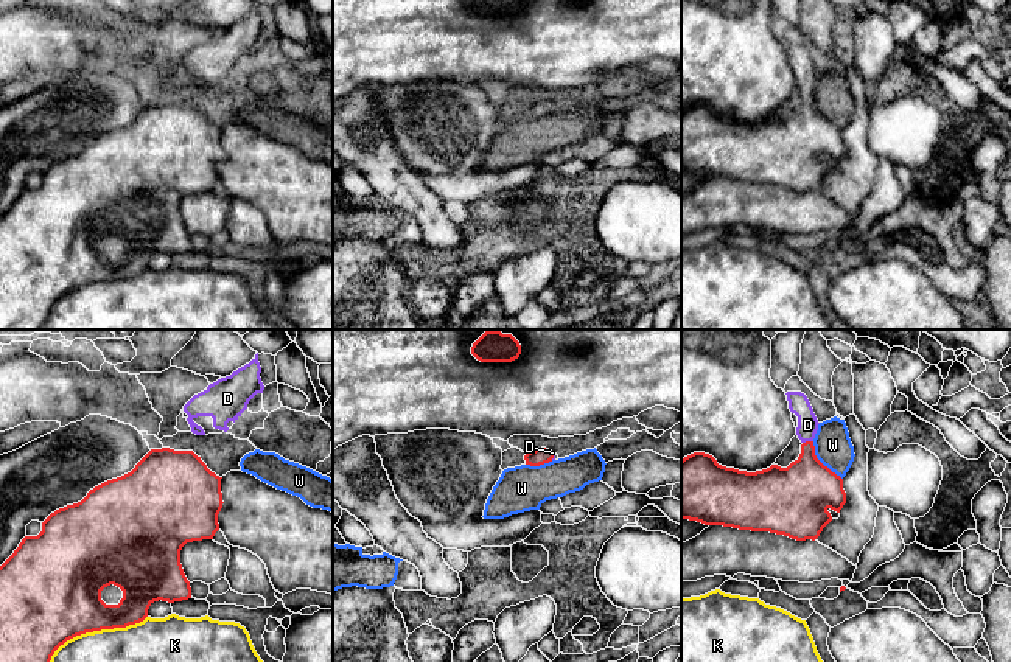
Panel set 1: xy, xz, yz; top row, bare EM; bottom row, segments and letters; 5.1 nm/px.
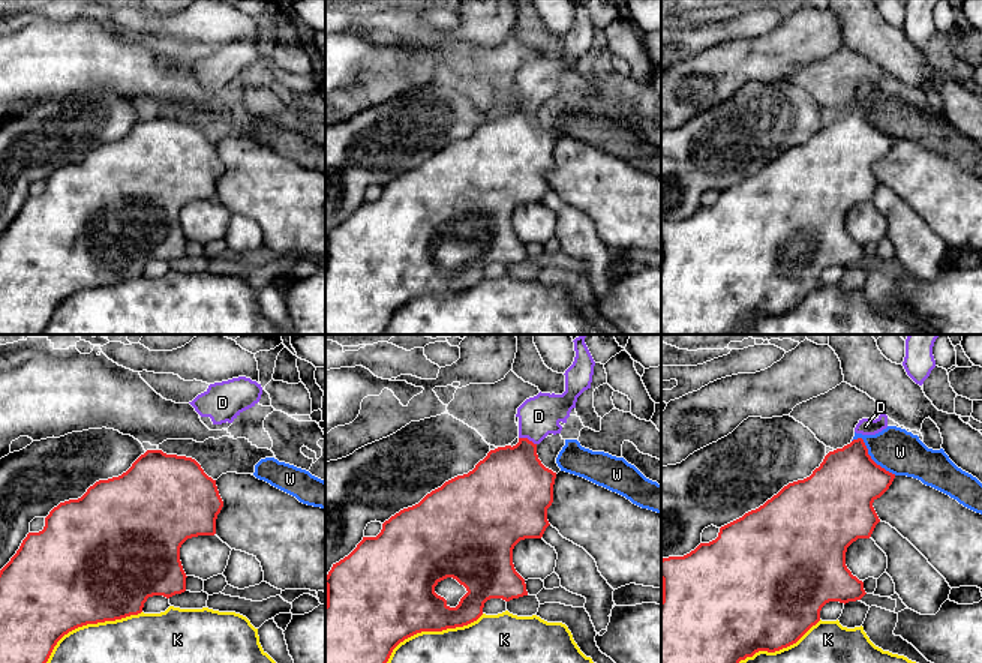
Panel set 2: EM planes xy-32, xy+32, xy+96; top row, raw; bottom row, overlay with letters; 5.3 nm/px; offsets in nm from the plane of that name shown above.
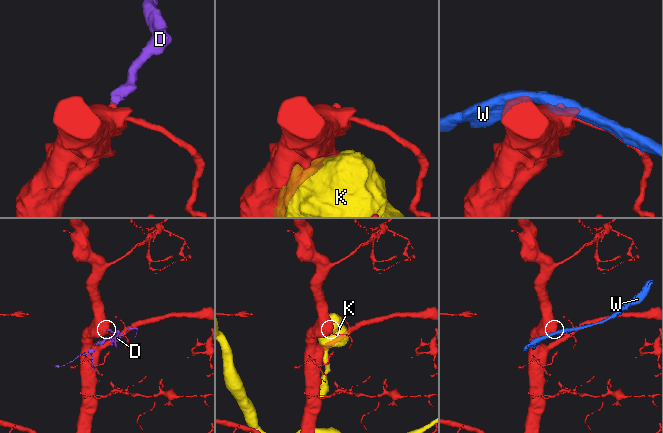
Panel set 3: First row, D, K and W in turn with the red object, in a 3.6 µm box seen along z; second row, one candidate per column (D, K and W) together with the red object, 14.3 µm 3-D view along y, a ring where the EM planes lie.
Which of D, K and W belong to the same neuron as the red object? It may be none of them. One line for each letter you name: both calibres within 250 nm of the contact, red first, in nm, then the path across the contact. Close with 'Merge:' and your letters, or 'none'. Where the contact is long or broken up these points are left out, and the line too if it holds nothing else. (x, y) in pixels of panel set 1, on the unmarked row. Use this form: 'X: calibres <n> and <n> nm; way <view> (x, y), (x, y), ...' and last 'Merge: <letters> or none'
D: calibres 300 and 110 nm; way yz (804, 142), (808, 131), (808, 94), (808, 76)
Merge: D

